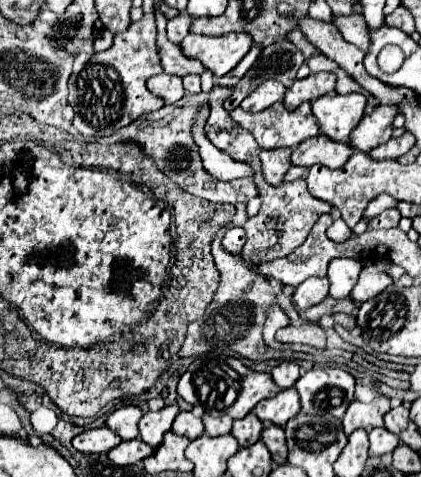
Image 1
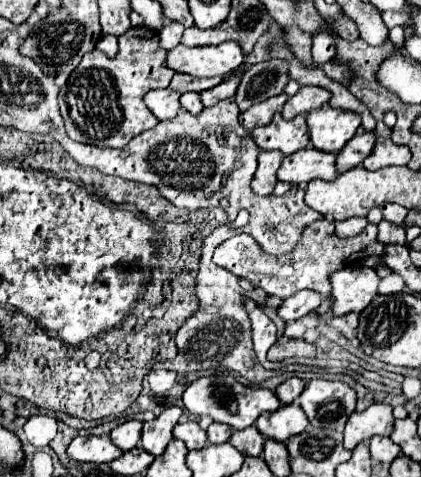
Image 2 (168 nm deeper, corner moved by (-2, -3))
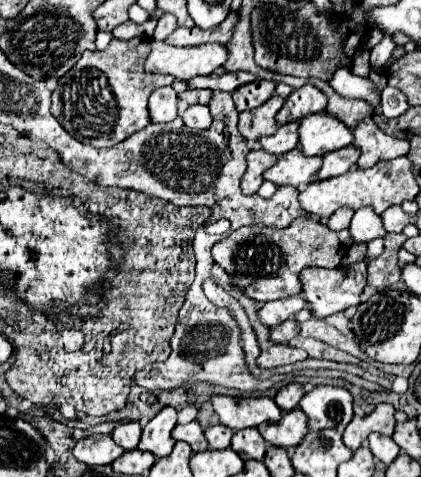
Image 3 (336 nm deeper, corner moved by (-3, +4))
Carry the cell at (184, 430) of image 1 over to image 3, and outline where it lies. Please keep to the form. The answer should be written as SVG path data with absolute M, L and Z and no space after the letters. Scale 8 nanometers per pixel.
M190 422L190 424L184 424L184 426L178 424L178 426L172 430L172 438L190 444L190 448L192 448L194 452L204 452L204 450L208 450L208 442L206 442L206 438L204 438L204 430L200 428L198 422Z

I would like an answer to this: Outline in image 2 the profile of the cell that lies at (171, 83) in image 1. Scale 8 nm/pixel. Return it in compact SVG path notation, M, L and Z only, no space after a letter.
M169 87L167 89L151 89L145 95L145 105L153 111L153 115L157 119L161 119L161 121L163 119L173 119L181 109L179 97L181 97L181 93L171 91Z

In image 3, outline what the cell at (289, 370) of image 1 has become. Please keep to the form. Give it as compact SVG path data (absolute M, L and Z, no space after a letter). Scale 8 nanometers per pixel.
M288 384L288 386L284 386L278 394L276 394L276 404L280 406L280 410L284 410L284 412L290 412L290 410L294 410L296 406L298 406L298 402L302 400L302 396L304 396L306 392L304 392L304 386L300 386L300 384Z

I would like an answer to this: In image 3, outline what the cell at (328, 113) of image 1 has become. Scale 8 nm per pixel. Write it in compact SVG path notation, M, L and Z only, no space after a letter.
M326 112L302 118L298 126L298 138L304 156L324 156L354 142L348 126L344 126L340 120Z

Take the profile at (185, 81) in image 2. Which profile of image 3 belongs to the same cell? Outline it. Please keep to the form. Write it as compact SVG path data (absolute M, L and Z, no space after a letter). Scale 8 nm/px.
M222 72L222 74L210 74L210 76L196 76L188 80L190 86L194 88L210 88L210 90L224 90L224 92L234 92L236 88L250 84L258 80L250 72Z

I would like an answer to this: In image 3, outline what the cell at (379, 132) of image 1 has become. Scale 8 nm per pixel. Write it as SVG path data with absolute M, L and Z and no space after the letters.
M354 146L340 148L340 152L322 156L322 166L320 166L320 172L316 172L314 180L328 180L332 176L340 176L348 172L356 164L358 156L360 156L360 150L356 150Z

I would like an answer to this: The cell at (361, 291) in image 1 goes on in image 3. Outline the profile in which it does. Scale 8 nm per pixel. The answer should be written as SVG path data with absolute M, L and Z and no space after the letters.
M358 262L348 268L306 268L300 272L300 282L302 282L302 296L308 302L308 310L316 318L326 318L336 312L346 310L348 306L358 306L360 304L360 294L366 286L367 263Z

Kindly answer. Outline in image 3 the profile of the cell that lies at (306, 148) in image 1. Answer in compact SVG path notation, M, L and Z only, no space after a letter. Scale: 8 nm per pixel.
M296 148L294 152L286 152L284 156L278 156L278 162L264 172L264 180L276 186L310 184L320 164L322 164L320 156L308 158L300 152L300 148Z

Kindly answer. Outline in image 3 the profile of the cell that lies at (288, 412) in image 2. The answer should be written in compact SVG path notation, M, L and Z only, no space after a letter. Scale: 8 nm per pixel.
M300 408L284 412L280 422L264 422L258 426L258 432L270 446L294 448L300 444L302 436L308 434L308 420Z

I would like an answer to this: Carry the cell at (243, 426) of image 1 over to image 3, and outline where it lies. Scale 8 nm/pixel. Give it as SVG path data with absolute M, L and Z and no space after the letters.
M246 428L234 434L230 446L242 460L262 460L266 454L266 442L256 428Z

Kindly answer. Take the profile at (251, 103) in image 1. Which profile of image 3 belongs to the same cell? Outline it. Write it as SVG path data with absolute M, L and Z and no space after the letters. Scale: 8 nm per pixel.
M272 96L256 110L246 110L240 114L238 130L246 140L260 140L262 136L272 136L276 132L276 112L282 108L284 100L280 96Z

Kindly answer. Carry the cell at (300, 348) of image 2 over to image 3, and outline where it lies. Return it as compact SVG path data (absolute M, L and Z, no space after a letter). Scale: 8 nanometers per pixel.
M274 344L272 348L260 352L256 364L264 370L268 368L278 368L278 366L284 366L284 364L292 364L292 362L298 362L298 360L306 360L308 354L300 348L292 348L288 344Z

